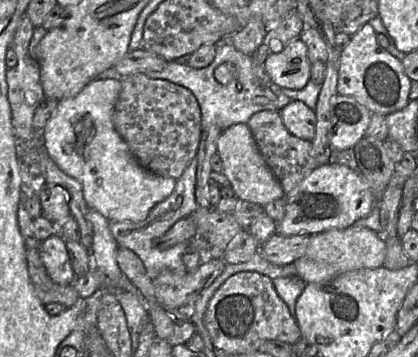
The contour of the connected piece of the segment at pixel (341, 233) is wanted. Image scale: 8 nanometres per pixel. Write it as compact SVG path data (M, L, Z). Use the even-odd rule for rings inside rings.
M350 226L312 234L305 254L294 265L296 275L306 284L322 284L337 276L358 269L373 269L383 266L386 257L386 239L366 227Z

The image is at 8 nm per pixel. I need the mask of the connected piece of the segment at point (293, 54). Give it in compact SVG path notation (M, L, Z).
M300 38L287 44L280 52L270 54L264 64L275 84L294 90L306 86L310 80L311 65L307 46Z

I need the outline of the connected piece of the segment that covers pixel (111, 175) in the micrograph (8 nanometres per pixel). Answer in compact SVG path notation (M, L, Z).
M92 80L78 94L60 100L44 130L51 159L82 186L89 208L109 221L140 222L174 190L176 180L144 168L115 129L113 114L121 92L119 80Z

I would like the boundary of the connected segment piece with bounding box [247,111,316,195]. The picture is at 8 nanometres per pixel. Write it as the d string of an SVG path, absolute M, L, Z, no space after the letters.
M259 111L247 123L266 164L279 180L285 195L290 193L315 167L311 141L292 135L285 127L279 111Z

